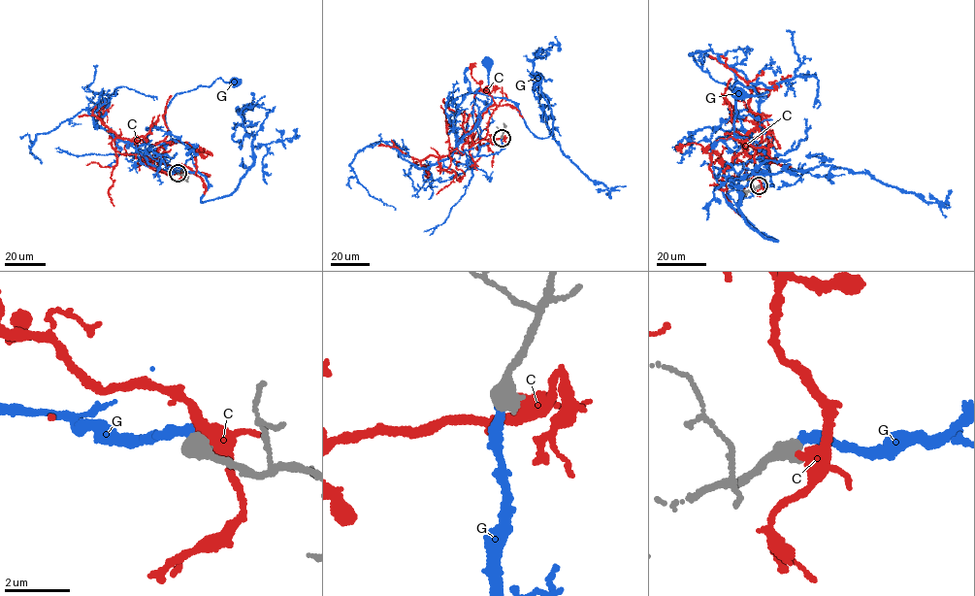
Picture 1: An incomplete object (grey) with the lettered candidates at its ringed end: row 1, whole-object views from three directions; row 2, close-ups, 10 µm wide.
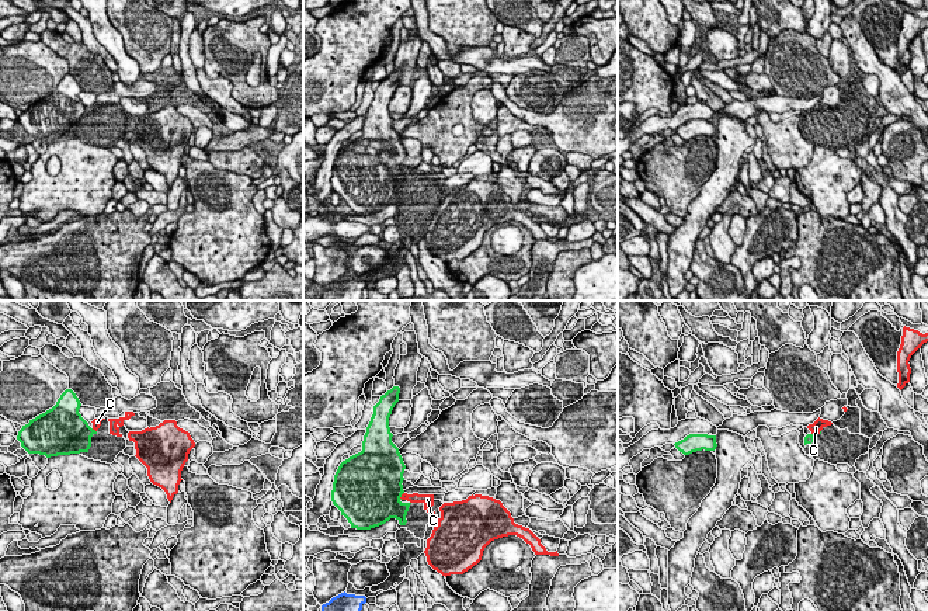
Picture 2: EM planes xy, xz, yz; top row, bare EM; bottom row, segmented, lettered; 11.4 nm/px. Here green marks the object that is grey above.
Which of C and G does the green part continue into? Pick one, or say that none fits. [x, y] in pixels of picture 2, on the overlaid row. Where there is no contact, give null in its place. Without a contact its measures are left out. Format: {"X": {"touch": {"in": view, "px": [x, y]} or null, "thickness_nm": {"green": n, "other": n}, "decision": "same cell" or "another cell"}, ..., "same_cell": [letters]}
{"C": {"touch": {"in": "xz", "px": [400, 496]}, "thickness_nm": {"green": 500, "other": 120}, "decision": "another cell"}, "G": {"touch": null, "decision": "same cell"}, "same_cell": ["G"]}

